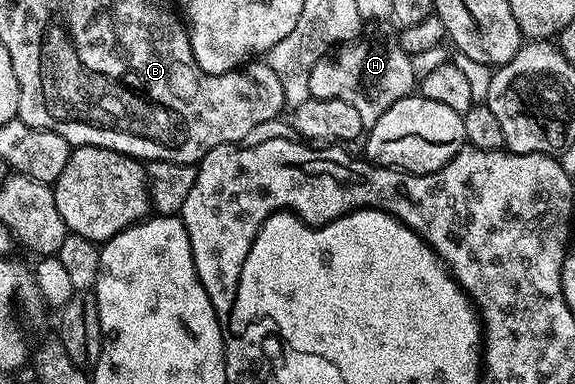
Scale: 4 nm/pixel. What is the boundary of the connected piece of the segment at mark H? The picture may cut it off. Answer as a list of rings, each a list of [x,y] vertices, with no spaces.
[[[396,37],[364,38],[337,46],[314,64],[309,97],[344,100],[355,108],[355,112],[359,112],[359,120],[363,120],[368,128],[379,120],[379,116],[383,116],[383,112],[387,112],[387,108],[391,108],[391,104],[414,93],[415,79],[412,57],[403,52]]]

